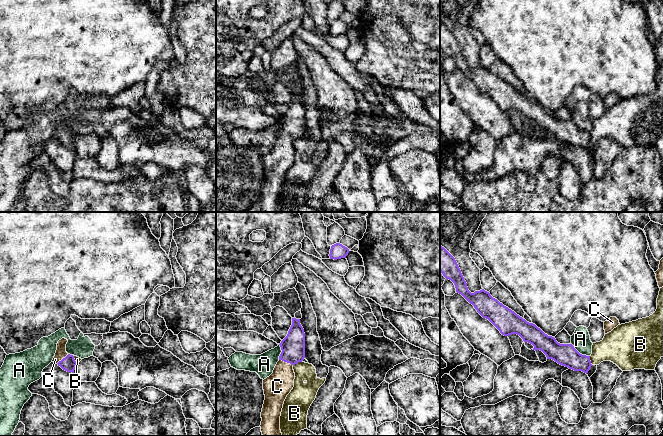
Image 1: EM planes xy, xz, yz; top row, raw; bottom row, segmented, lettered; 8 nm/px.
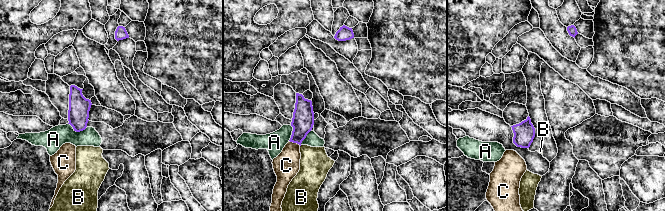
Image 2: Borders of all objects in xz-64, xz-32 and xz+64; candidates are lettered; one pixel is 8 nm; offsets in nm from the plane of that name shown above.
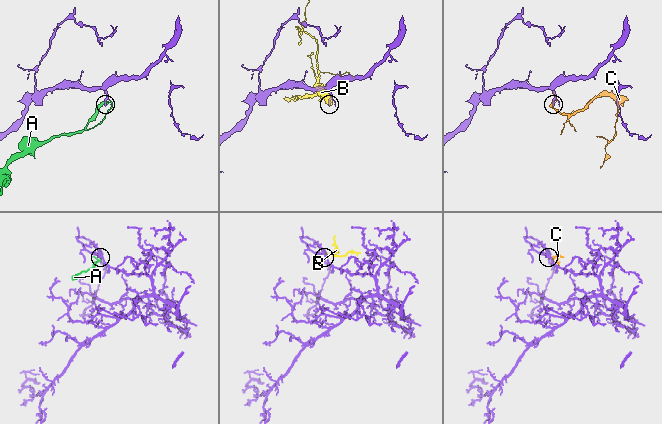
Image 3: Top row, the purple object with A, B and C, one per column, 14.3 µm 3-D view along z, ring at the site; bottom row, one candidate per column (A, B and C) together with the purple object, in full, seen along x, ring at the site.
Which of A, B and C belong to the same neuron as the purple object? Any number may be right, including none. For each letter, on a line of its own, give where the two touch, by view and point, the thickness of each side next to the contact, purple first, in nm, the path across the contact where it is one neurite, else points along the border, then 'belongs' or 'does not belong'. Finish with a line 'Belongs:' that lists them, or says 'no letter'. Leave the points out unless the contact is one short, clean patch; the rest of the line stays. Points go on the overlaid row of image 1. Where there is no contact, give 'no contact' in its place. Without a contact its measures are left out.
A: contact yz (579, 353); calibres 180 and 150 nm; border yz (571, 343), (580, 353), (589, 356); does not belong
B: contact xz (297, 362); calibres 190 and 160 nm; border xz (302, 360), (293, 365); does not belong
C: contact xz (286, 361); calibres 190 and 220 nm; way xz (293, 345), (293, 352), (286, 361), (283, 377), (278, 385); belongs
Belongs: C

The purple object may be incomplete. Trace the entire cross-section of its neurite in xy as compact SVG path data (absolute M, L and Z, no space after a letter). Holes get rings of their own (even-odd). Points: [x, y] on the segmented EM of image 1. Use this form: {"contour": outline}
{"contour": "M62 338L58 341L57 350L52 362L55 362L63 370L74 373L77 362L75 361L73 355L70 355L66 352L67 342L68 340L65 338Z"}

